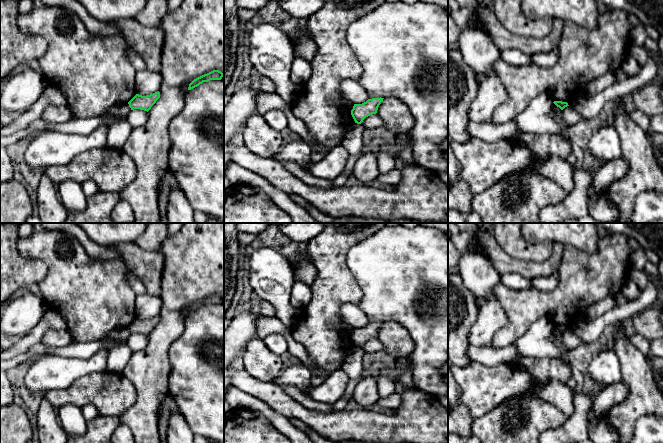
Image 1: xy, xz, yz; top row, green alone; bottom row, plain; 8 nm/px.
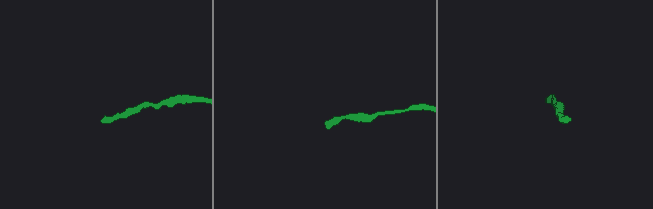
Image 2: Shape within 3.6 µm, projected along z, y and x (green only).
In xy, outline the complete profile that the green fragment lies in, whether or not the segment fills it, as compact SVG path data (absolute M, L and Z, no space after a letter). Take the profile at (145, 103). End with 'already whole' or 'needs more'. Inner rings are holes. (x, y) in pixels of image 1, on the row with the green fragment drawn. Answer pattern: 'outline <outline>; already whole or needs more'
outline M155 92L153 94L142 96L136 94L129 102L129 107L131 110L140 109L144 111L149 111L151 107L156 103L156 101L160 98L160 92Z; already whole

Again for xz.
outline M381 97L372 98L362 104L354 104L353 109L351 110L351 115L355 123L361 124L366 117L376 114L383 99L384 98Z; already whole

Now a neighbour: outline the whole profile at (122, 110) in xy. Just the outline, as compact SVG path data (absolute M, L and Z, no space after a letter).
M128 103L111 107L103 115L111 115L114 117L127 117L128 113L131 111Z

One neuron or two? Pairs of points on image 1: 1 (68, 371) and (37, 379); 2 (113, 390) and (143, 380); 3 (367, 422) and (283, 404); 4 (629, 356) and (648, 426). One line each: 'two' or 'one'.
1: one
2: two
3: one
4: two

